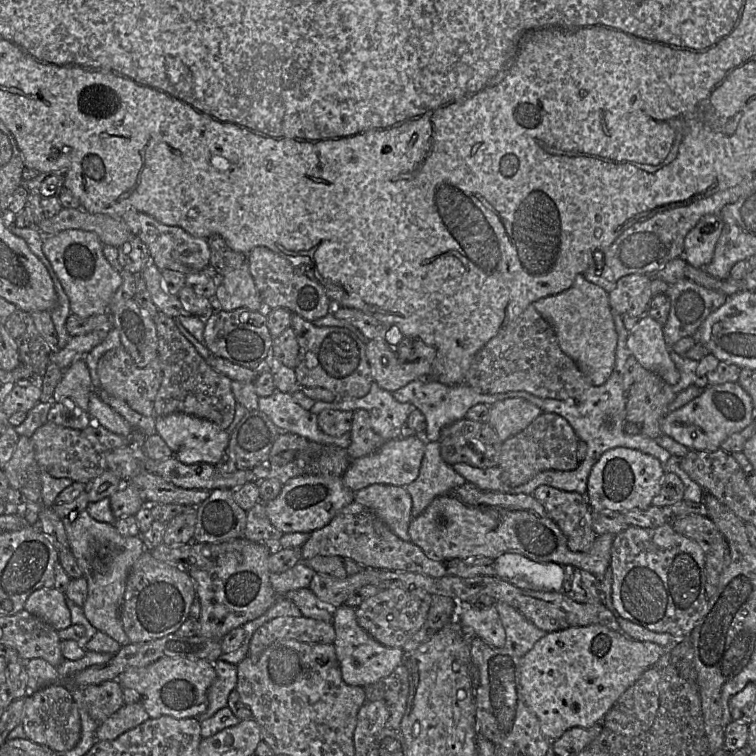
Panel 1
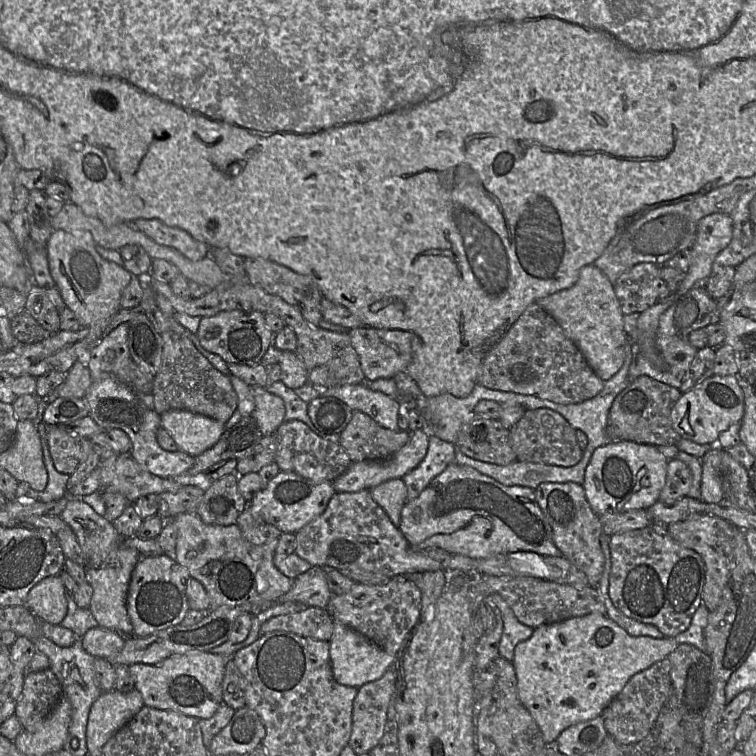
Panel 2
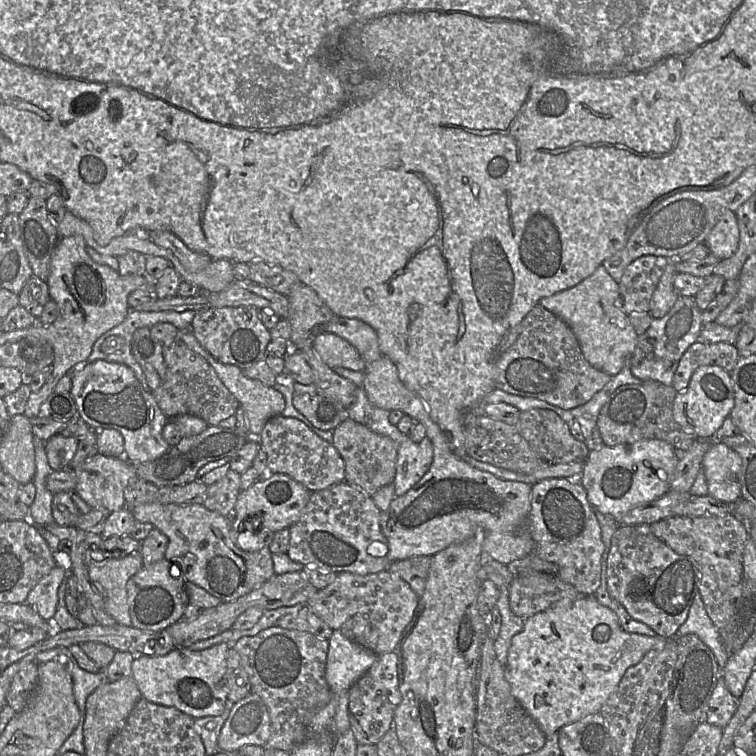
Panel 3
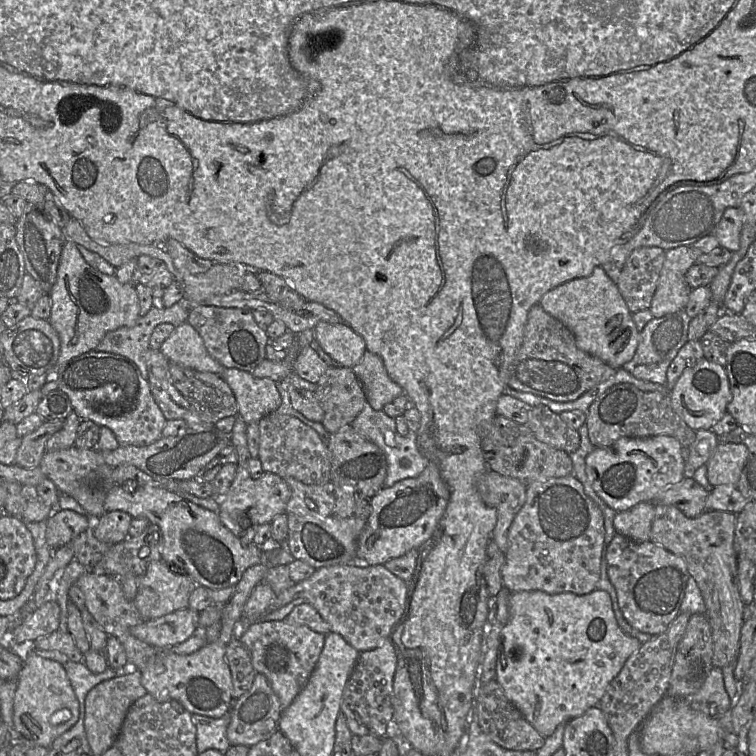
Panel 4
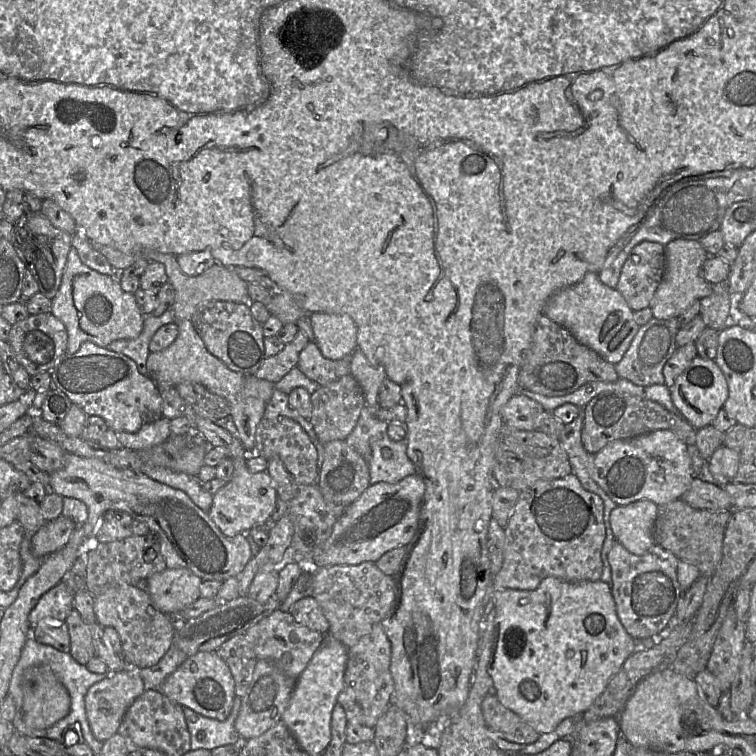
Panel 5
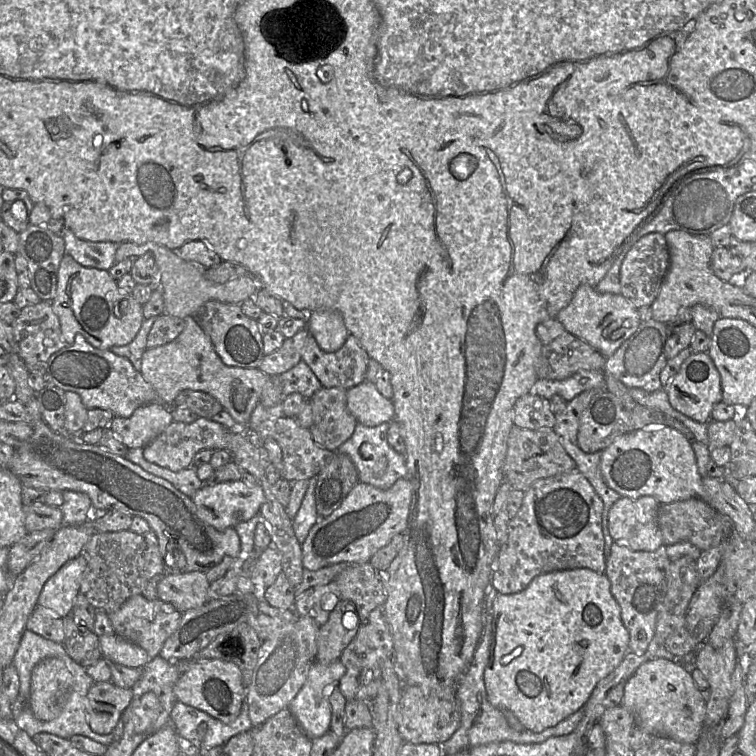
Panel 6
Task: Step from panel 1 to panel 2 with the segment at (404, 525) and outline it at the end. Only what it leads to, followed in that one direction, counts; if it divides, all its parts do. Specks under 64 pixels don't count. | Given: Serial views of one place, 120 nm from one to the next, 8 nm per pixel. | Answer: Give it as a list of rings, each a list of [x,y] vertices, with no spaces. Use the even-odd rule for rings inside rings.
[[[391,479],[371,488],[374,501],[383,508],[391,522],[398,527],[401,510],[407,501],[407,488],[402,479]]]

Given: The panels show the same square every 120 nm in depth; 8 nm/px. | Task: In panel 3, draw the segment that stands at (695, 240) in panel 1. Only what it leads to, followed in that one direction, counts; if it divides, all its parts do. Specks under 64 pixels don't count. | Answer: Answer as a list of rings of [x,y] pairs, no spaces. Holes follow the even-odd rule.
[[[730,210],[723,211],[704,243],[710,253],[719,260],[731,257],[737,250],[739,243],[736,213]]]

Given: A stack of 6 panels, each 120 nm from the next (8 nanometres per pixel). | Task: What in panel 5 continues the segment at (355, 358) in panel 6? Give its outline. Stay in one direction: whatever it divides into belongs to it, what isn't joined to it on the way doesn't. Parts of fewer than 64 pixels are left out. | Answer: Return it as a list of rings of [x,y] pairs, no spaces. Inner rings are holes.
[[[310,341],[299,355],[297,367],[309,379],[319,385],[326,385],[350,374],[352,355],[339,360],[325,358],[315,342]]]

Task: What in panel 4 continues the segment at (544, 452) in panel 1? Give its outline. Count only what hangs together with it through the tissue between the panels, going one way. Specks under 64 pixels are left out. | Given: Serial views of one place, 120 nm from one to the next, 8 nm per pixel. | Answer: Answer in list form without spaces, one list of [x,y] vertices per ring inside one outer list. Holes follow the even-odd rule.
[[[547,406],[532,407],[525,425],[537,440],[563,450],[567,454],[571,454],[579,448],[578,431],[569,427],[558,414]]]

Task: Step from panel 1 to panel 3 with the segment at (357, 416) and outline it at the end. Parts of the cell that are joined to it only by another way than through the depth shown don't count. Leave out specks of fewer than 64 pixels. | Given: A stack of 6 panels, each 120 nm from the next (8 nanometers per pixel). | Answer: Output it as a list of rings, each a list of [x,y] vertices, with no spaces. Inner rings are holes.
[[[347,417],[333,430],[332,445],[345,463],[344,482],[362,489],[369,495],[393,482],[398,451],[396,443],[391,438],[377,434]]]

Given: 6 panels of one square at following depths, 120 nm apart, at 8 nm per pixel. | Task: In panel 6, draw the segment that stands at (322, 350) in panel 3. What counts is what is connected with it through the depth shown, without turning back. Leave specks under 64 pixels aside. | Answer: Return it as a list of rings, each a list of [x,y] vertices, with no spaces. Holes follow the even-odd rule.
[[[334,310],[308,312],[307,329],[325,352],[339,350],[350,334],[342,315]]]

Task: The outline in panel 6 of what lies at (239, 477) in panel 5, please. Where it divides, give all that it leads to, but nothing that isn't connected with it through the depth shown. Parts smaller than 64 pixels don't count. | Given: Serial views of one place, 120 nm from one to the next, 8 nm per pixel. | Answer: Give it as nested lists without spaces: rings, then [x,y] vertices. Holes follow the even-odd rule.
[[[243,480],[229,481],[215,485],[204,484],[191,498],[197,507],[199,516],[209,525],[220,532],[238,523],[248,521],[260,513],[261,505],[265,500],[261,486],[250,486]]]

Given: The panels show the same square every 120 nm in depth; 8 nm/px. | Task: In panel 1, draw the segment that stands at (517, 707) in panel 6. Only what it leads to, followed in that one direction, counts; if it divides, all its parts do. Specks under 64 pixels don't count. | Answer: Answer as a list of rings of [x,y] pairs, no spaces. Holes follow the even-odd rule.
[[[593,624],[546,633],[520,658],[520,686],[526,705],[540,721],[542,734],[550,742],[573,727],[588,728],[601,722],[618,698],[666,653],[665,648],[637,641],[624,633]]]

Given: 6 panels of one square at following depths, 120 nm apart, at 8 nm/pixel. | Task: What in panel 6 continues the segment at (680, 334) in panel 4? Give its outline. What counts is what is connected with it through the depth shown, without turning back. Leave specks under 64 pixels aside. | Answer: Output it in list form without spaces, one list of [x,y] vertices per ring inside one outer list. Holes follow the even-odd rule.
[[[652,318],[641,321],[637,330],[626,339],[613,355],[606,358],[604,374],[611,375],[627,388],[640,388],[653,392],[662,388],[660,373],[667,364],[665,343],[668,324],[657,322]]]

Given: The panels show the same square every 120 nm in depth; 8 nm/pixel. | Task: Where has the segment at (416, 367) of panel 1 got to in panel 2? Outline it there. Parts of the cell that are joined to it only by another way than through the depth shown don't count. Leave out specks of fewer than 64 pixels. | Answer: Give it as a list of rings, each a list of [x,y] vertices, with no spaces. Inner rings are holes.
[[[361,326],[349,329],[347,333],[367,380],[390,379],[399,372],[405,372],[421,342],[415,333],[404,330],[386,330]]]

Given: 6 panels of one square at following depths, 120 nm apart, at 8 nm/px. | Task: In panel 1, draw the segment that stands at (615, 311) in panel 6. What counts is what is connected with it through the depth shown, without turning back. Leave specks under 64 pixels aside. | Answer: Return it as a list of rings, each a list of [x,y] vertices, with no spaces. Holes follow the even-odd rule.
[[[577,274],[570,288],[561,293],[540,298],[532,303],[541,316],[552,326],[560,349],[570,357],[593,386],[604,384],[615,364],[617,332],[609,303],[609,294],[600,286],[589,282],[584,275]]]

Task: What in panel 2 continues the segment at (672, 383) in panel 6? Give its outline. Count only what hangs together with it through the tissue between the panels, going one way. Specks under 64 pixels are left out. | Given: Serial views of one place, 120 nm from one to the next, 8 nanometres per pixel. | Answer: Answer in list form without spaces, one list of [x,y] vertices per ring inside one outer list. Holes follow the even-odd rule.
[[[712,375],[691,390],[682,393],[671,411],[673,428],[683,438],[698,444],[712,444],[730,425],[740,423],[744,415],[744,395],[737,375]]]

